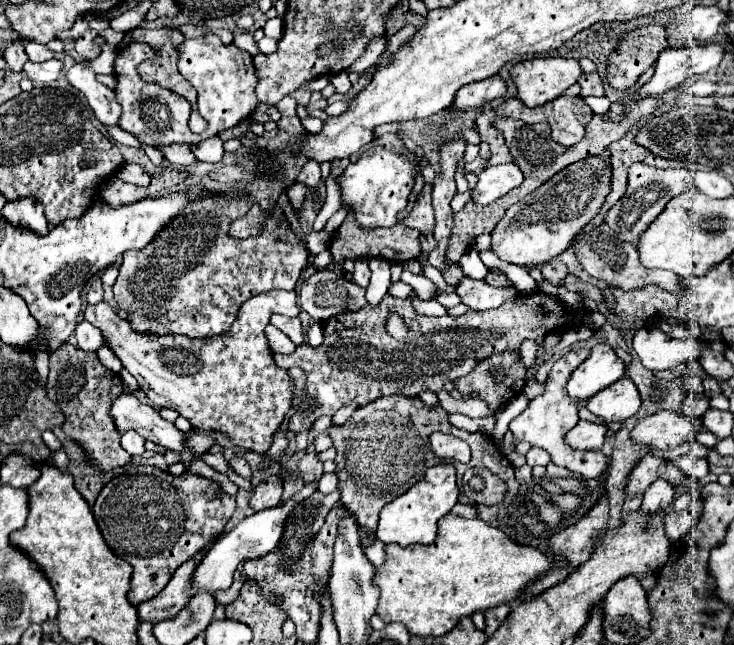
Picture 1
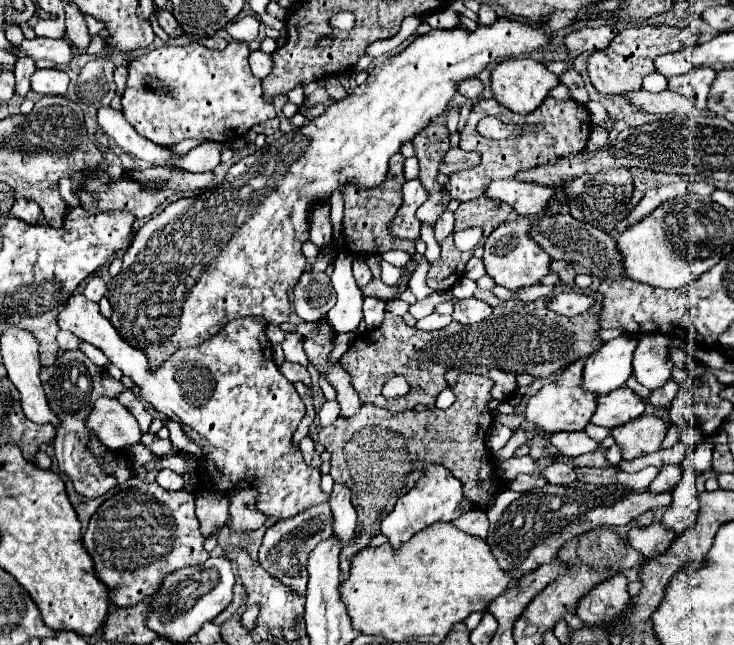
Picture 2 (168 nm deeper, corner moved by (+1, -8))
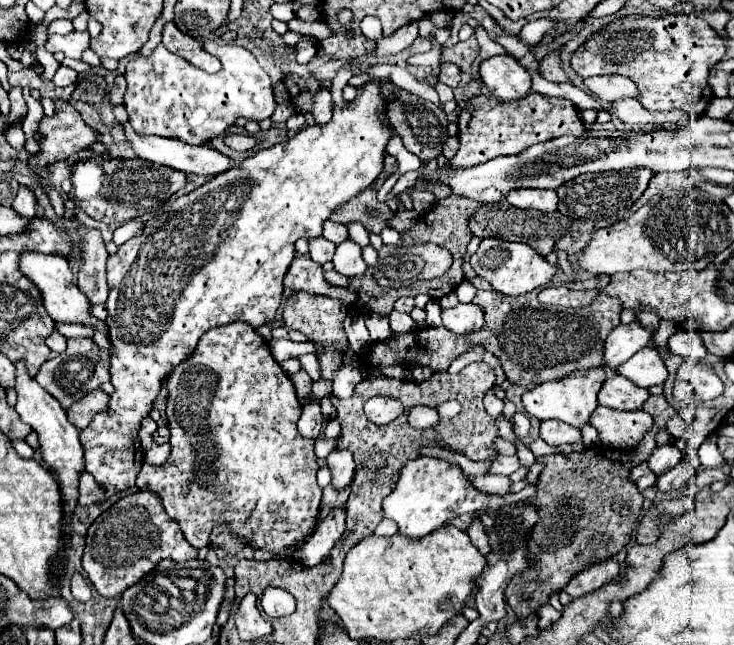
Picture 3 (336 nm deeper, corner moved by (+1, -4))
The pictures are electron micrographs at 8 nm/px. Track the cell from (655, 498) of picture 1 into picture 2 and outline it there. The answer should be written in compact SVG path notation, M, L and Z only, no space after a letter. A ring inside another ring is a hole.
M667 464L661 468L661 472L657 474L657 478L651 482L649 490L651 492L663 492L663 490L671 490L675 488L675 484L679 482L681 476L681 466L679 464Z

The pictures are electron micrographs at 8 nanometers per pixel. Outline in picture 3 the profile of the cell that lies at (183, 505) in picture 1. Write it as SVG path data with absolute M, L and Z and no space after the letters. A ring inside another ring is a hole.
M139 490L117 500L89 526L85 536L83 570L103 598L119 598L121 592L131 588L135 580L141 580L141 576L147 576L147 572L151 572L151 568L165 558L187 562L197 558L197 548L187 544L179 524L163 512L159 496L147 490Z

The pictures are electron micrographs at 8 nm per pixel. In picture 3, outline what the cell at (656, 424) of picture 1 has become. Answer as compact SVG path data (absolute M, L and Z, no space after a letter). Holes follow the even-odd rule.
M597 406L589 424L599 430L601 442L605 446L629 452L629 448L635 448L635 444L643 440L643 436L651 430L655 422L653 416L645 410L619 412L605 406Z

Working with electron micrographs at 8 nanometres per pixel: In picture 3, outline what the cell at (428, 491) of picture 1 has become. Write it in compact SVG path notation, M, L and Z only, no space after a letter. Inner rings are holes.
M415 458L407 462L401 468L401 478L395 486L395 490L383 500L383 516L393 520L399 528L399 534L411 540L419 540L433 530L445 526L449 520L453 520L459 514L473 514L483 508L489 508L495 512L505 502L519 502L533 496L537 491L536 485L526 486L517 493L509 493L507 496L487 496L477 492L471 482L463 476L463 472L439 458Z

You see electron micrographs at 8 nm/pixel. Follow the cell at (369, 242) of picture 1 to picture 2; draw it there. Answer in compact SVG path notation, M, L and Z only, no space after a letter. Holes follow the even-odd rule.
M401 154L391 156L387 178L379 188L362 189L357 188L354 184L345 186L342 192L344 201L343 238L345 246L354 255L371 256L371 254L383 254L387 250L405 250L409 254L415 254L415 244L413 242L403 242L399 238L393 238L391 232L389 232L389 224L395 218L395 214L397 214L397 210L403 202L403 198L401 198L401 186L405 184L403 160L405 158ZM385 238L393 238L393 242L383 242Z

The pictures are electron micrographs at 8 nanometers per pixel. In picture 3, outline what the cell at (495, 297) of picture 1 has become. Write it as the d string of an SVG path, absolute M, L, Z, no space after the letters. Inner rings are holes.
M457 304L455 308L443 310L443 326L455 334L467 334L483 326L483 310L477 304Z

